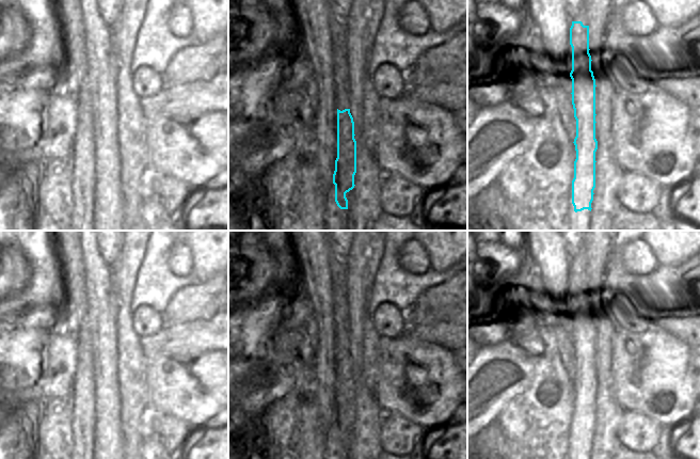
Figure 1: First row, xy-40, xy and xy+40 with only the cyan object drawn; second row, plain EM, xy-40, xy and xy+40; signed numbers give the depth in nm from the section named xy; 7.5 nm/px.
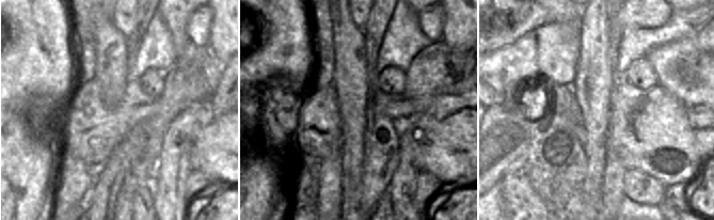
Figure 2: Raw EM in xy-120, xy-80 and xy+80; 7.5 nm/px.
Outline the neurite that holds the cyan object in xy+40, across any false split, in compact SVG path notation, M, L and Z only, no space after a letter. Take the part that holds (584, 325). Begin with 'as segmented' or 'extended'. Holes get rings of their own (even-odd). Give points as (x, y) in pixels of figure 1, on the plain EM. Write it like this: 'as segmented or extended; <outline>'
extended; M585 231L583 249L575 255L570 256L572 265L570 267L570 284L572 286L572 344L574 357L576 359L576 376L574 384L576 398L574 400L574 417L572 420L572 443L574 450L593 446L593 433L595 431L595 401L598 399L598 363L595 354L598 352L598 327L593 315L593 301L589 288L589 266L598 259L598 253L608 240L608 231Z

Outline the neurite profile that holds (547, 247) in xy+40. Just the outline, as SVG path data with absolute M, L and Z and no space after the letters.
M525 231L524 242L531 249L531 253L539 266L544 272L546 283L559 306L561 315L561 330L563 331L563 353L561 362L568 373L571 381L576 376L576 359L574 357L574 348L572 344L572 318L570 312L572 310L572 286L570 284L570 267L572 262L568 249L563 242L561 231Z

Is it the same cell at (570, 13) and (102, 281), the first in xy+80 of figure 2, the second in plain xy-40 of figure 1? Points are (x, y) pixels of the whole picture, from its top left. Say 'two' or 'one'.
two

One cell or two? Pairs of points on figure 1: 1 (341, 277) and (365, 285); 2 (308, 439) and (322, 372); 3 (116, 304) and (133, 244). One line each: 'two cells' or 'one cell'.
1: two cells
2: two cells
3: one cell

